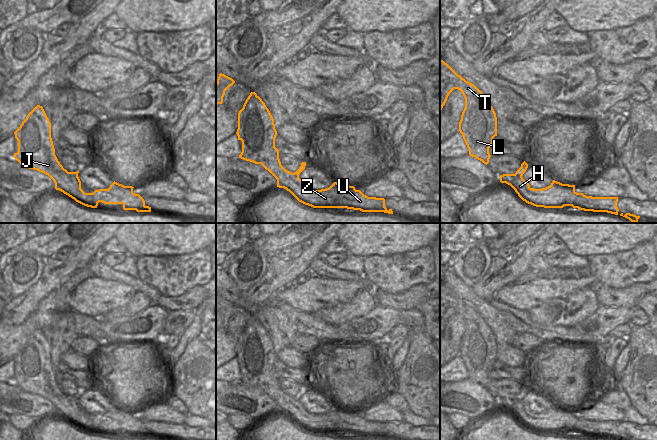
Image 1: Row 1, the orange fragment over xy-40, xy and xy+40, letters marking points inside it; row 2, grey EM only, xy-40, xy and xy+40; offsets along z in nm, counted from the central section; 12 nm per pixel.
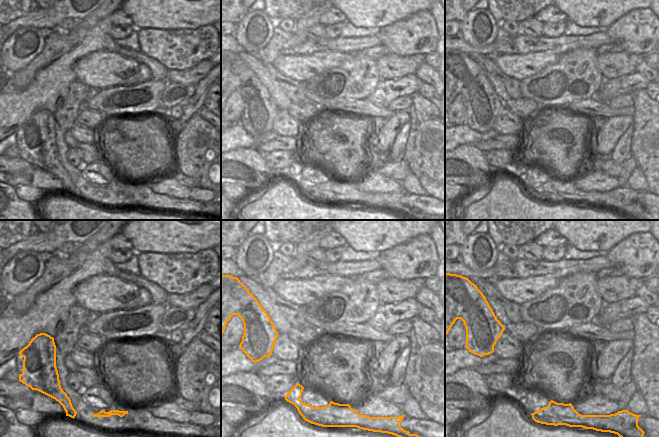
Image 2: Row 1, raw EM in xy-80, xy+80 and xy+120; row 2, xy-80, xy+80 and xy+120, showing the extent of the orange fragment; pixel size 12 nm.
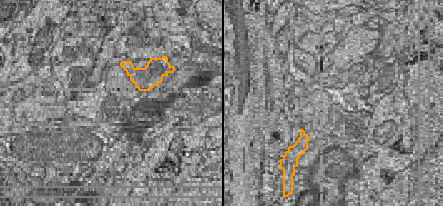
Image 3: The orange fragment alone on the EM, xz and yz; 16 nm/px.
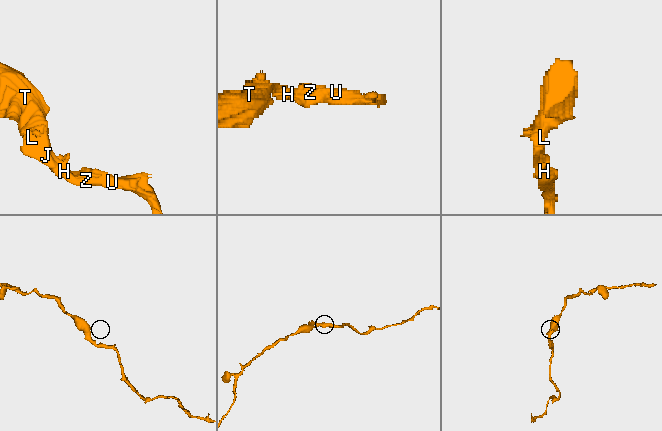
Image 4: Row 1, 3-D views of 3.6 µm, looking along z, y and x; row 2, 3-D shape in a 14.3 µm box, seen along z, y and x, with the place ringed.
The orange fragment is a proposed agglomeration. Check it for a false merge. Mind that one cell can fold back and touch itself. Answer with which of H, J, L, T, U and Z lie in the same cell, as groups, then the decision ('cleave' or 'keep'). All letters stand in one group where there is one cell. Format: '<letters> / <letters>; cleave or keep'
H J L T U Z; keep

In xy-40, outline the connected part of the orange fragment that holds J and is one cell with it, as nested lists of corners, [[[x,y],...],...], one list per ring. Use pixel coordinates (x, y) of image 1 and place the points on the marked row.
[[[37,105],[14,132],[18,141],[18,152],[14,158],[24,167],[34,169],[48,175],[55,183],[55,189],[68,195],[76,202],[91,208],[97,208],[98,203],[122,204],[124,210],[136,210],[137,212],[151,212],[151,207],[145,205],[144,199],[133,192],[132,186],[124,186],[113,182],[108,189],[95,190],[93,193],[85,193],[81,189],[81,181],[77,172],[68,172],[58,161],[51,138],[51,123],[42,106]]]

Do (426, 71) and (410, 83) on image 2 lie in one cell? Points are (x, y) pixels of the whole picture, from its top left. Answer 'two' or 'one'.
two

